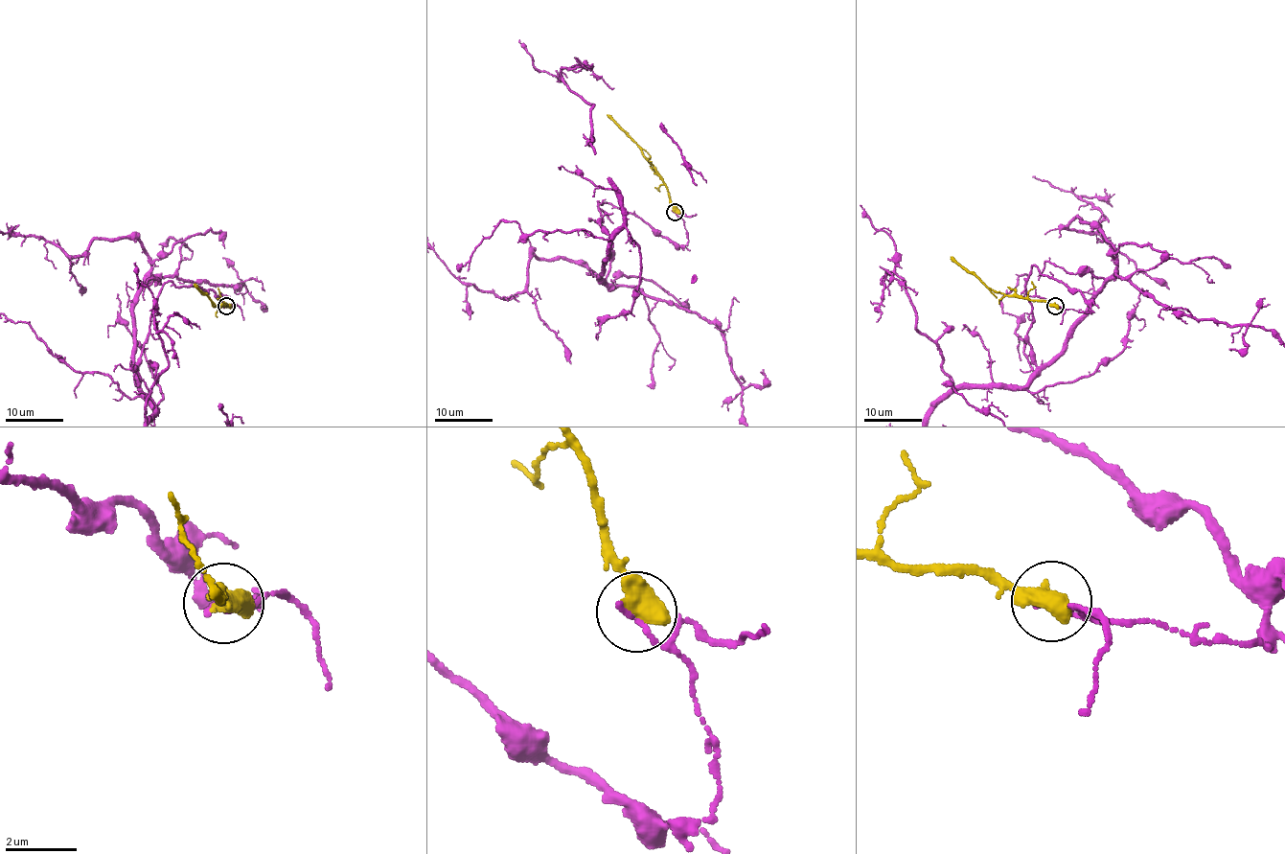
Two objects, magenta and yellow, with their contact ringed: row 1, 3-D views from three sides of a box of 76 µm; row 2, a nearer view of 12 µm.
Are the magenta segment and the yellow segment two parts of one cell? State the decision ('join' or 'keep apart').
keep apart

